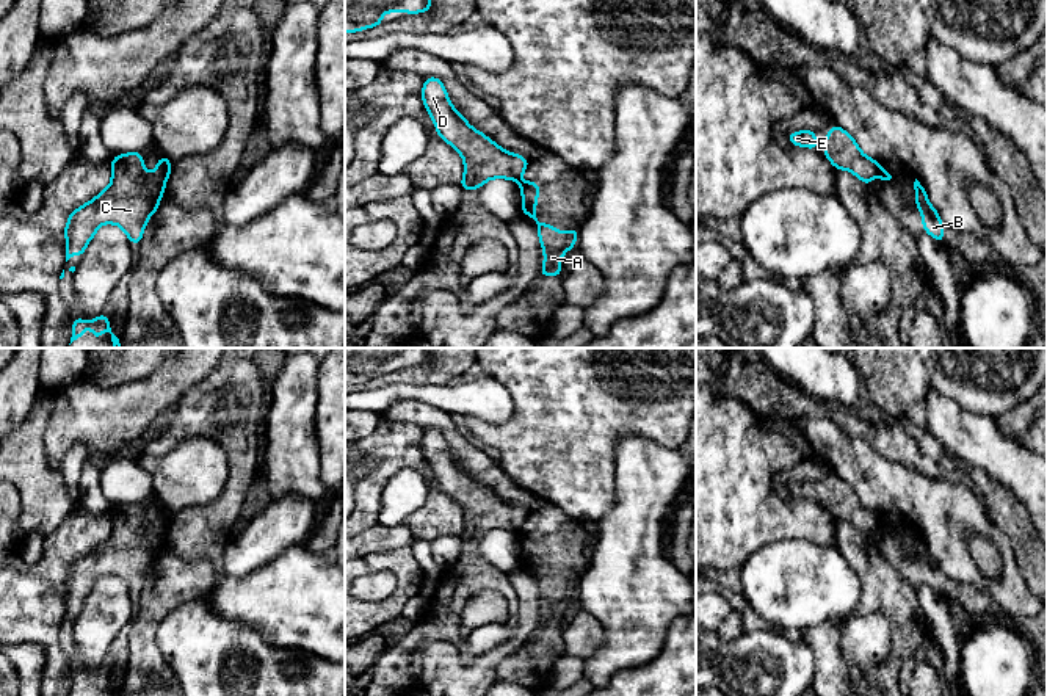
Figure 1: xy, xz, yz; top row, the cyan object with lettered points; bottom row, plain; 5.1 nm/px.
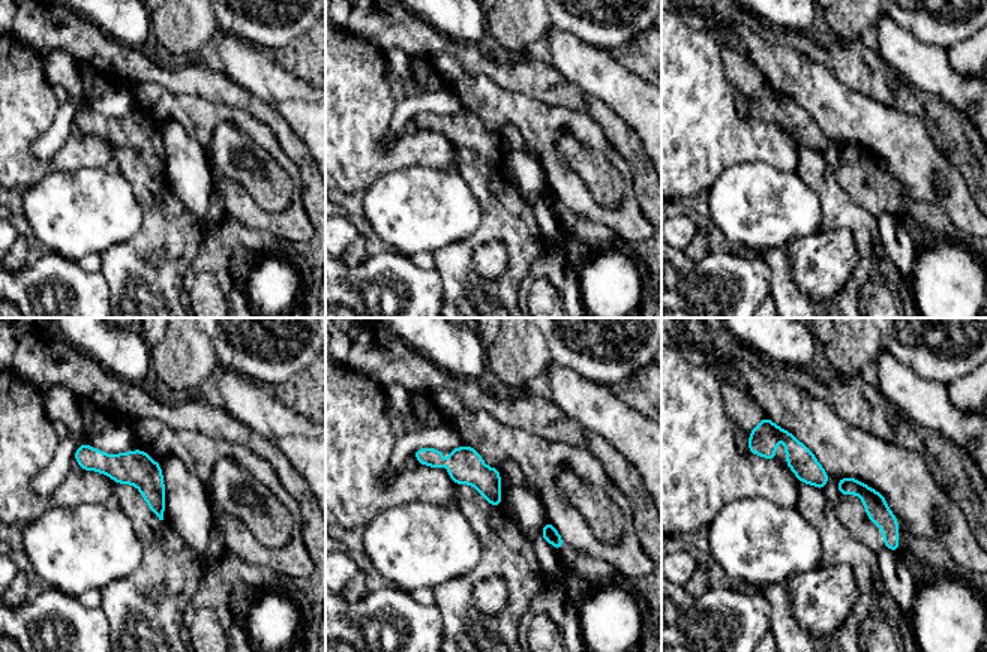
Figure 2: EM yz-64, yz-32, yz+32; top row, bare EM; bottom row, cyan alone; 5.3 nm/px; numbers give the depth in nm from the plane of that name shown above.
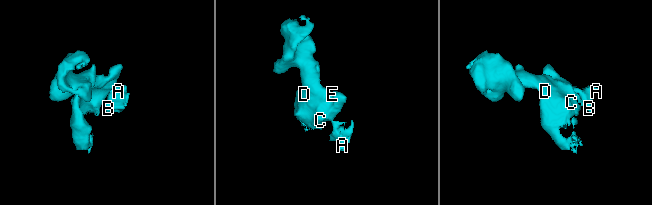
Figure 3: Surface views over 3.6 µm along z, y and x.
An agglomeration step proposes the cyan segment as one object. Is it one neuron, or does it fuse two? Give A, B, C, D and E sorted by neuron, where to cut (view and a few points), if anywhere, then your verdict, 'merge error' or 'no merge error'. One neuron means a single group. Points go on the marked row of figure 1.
A B / C D E; cut in yz along (880, 166), (876, 173); merge error

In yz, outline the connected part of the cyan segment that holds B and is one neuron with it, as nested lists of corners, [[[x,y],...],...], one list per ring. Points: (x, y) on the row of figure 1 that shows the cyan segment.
[[[915,179],[915,204],[917,210],[922,213],[922,224],[928,235],[936,238],[939,243],[944,243],[944,223],[936,212],[936,208],[929,204],[925,187]]]

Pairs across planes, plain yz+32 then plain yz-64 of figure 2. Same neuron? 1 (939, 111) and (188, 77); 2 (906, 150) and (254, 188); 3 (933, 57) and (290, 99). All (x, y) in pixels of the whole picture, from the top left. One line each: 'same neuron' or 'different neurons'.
1: same neuron
2: different neurons
3: same neuron

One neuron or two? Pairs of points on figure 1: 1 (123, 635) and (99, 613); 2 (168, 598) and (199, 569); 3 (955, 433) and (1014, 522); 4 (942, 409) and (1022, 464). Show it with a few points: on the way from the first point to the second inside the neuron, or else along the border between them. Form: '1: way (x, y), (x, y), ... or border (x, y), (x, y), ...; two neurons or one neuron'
1: border (116, 634), (101, 663); two neurons
2: way (176, 590), (192, 577); one neuron
3: border (945, 445), (961, 460), (985, 469), (1007, 488); two neurons
4: way (963, 425), (1002, 458); one neuron

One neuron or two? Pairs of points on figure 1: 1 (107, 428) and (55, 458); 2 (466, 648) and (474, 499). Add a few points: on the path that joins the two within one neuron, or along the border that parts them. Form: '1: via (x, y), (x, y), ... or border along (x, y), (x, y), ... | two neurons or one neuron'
1: via (93, 428), (79, 428), (63, 444) | one neuron
2: via (452, 610), (452, 594), (470, 571), (470, 536) | one neuron

